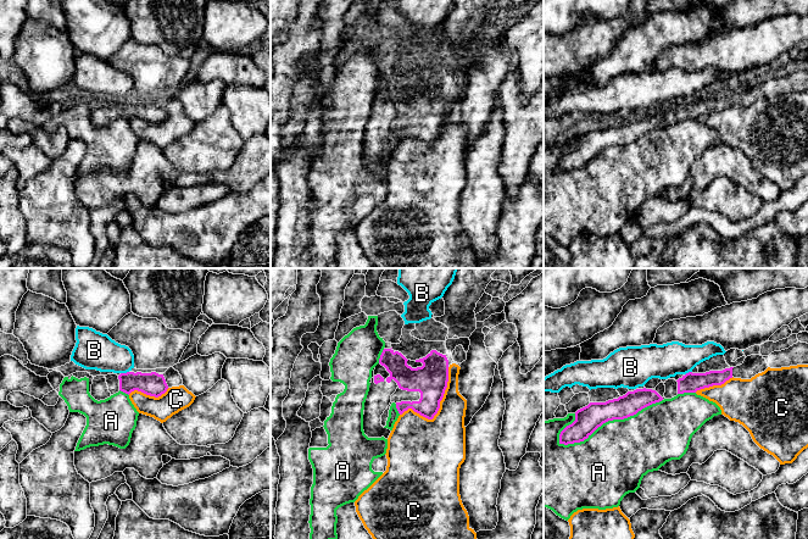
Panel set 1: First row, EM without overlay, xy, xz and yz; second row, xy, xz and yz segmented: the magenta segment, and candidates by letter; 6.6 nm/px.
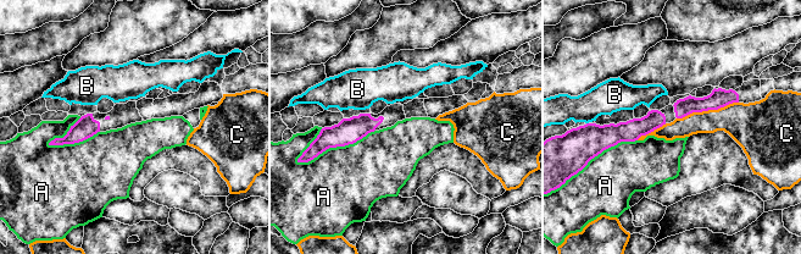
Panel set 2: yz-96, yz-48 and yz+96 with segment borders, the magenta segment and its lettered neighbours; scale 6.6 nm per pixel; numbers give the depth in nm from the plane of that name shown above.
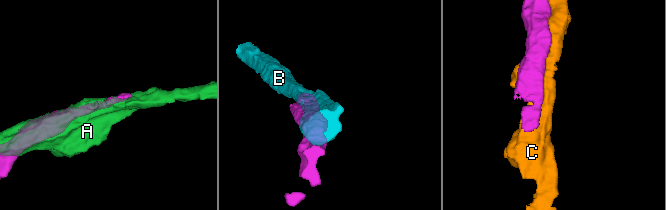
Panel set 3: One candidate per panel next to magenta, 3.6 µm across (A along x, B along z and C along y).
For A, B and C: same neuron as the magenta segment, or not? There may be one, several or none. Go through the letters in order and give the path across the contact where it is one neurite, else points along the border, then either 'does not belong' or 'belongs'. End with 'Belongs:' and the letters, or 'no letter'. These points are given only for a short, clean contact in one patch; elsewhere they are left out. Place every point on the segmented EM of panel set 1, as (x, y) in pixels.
A: does not belong
B: does not belong
C: does not belong
Belongs: no letter

